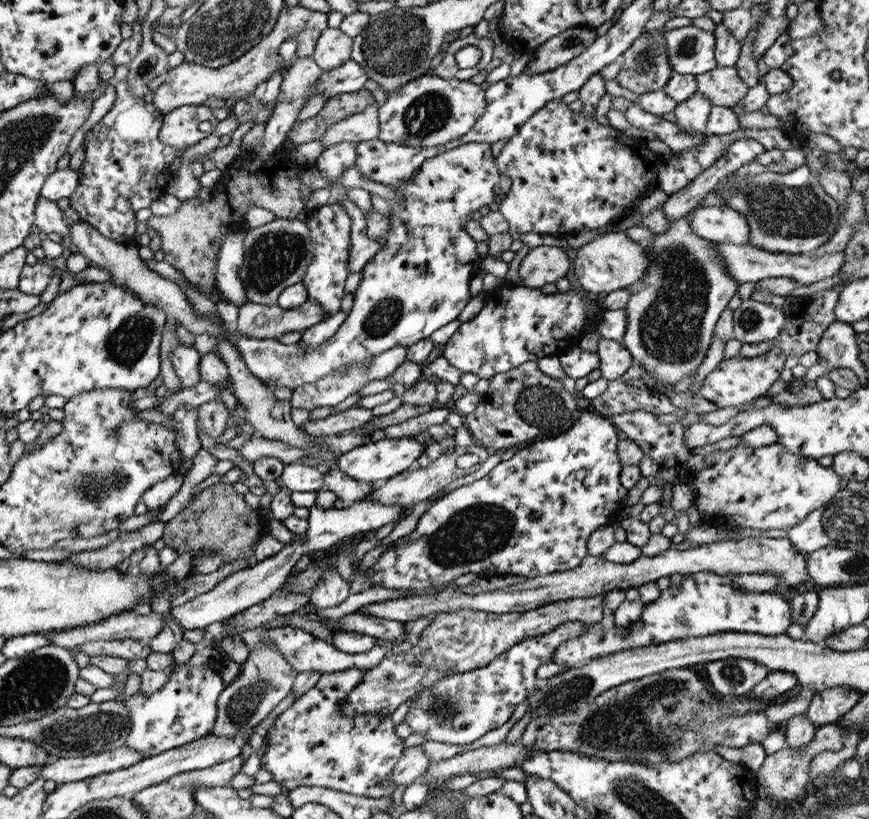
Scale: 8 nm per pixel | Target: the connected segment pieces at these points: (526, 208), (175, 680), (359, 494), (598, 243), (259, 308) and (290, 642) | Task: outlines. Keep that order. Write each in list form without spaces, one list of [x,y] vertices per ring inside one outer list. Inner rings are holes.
[[[551,99],[526,118],[515,134],[505,141],[495,162],[499,174],[509,176],[511,180],[509,190],[498,201],[498,211],[507,221],[508,232],[513,235],[523,232],[568,235],[615,224],[633,212],[632,202],[648,185],[655,185],[657,172],[666,163],[659,154],[650,152],[644,140],[627,137],[609,125],[599,124],[595,117],[571,111],[561,99]]]
[[[175,664],[159,690],[147,696],[138,692],[122,700],[128,708],[129,718],[124,745],[147,758],[209,734],[216,717],[216,700],[224,687],[218,667]]]
[[[329,469],[322,472],[327,491],[337,496],[337,502],[341,505],[351,506],[353,503],[367,499],[367,495],[373,492],[377,482],[362,482],[349,478],[342,470]]]
[[[623,231],[603,233],[575,251],[573,276],[581,288],[595,295],[605,296],[619,288],[629,287],[642,277],[650,261],[643,244],[629,239]]]
[[[305,301],[294,309],[243,302],[237,306],[236,331],[252,339],[277,339],[285,332],[302,332],[321,320],[322,308]]]
[[[431,613],[427,614],[427,616],[423,616],[423,618],[417,618],[414,621],[409,620],[409,622],[403,623],[403,636],[401,639],[387,641],[385,646],[375,645],[375,647],[372,647],[368,652],[360,654],[346,654],[340,652],[333,646],[331,647],[331,645],[328,644],[329,642],[319,640],[311,636],[311,634],[303,632],[303,630],[298,630],[289,626],[269,630],[266,630],[263,627],[256,627],[251,630],[243,631],[239,637],[247,648],[247,654],[249,654],[251,650],[261,648],[261,646],[269,646],[269,648],[273,648],[273,646],[275,646],[275,650],[279,650],[279,654],[283,655],[287,664],[292,666],[297,672],[292,686],[292,691],[295,692],[296,699],[300,694],[309,690],[322,674],[339,672],[353,667],[365,670],[374,667],[381,659],[390,654],[393,646],[409,639],[419,638],[422,631],[428,626],[429,621],[435,618],[435,615],[436,613]]]

